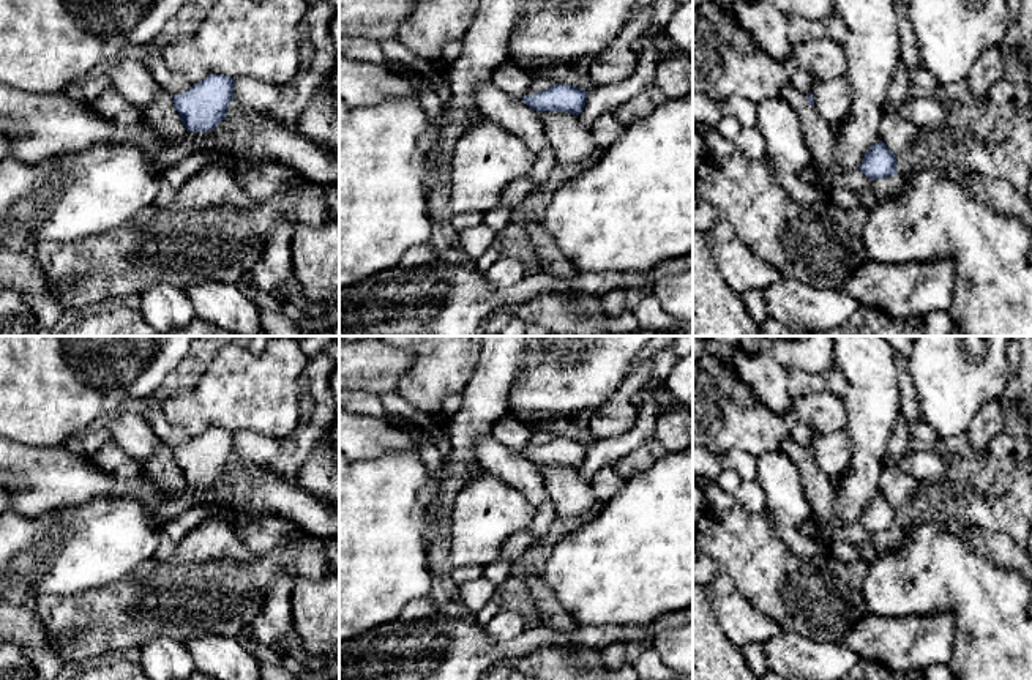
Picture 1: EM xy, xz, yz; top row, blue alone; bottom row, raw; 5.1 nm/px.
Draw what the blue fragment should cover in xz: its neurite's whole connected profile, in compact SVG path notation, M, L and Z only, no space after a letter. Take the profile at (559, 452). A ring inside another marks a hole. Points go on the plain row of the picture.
M554 437L540 446L525 448L521 454L537 465L579 469L587 456L587 445L574 439Z

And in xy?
M210 428L188 445L172 448L174 462L188 484L205 486L216 481L227 469L234 453L235 432L224 428Z

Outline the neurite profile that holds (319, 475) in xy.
M320 439L303 461L298 484L305 492L320 499L331 508L339 508L339 467L333 461L331 443Z

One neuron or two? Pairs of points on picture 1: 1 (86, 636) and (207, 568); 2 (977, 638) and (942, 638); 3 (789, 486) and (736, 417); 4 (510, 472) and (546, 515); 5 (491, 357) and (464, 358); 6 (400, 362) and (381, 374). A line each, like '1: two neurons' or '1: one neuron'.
1: one neuron
2: two neurons
3: two neurons
4: one neuron
5: two neurons
6: one neuron

